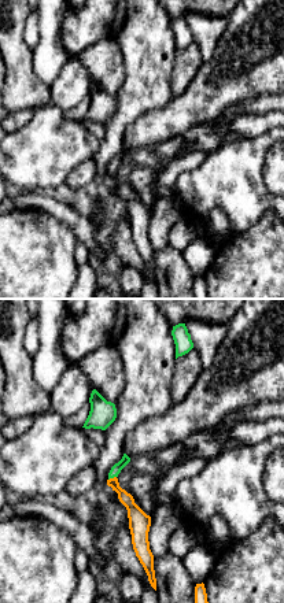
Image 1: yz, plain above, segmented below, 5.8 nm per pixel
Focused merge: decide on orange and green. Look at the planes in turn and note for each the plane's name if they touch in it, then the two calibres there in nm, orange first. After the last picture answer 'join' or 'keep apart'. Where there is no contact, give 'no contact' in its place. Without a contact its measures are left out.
yz | 90/60 nm

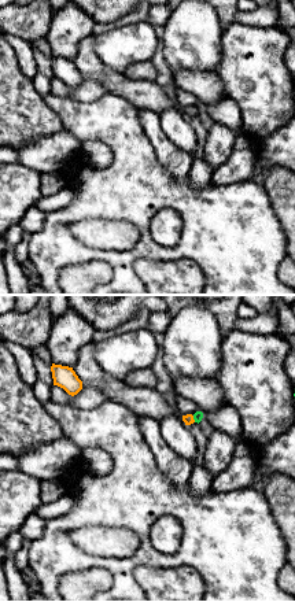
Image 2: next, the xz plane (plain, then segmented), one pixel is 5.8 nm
xz | 60/60 nm

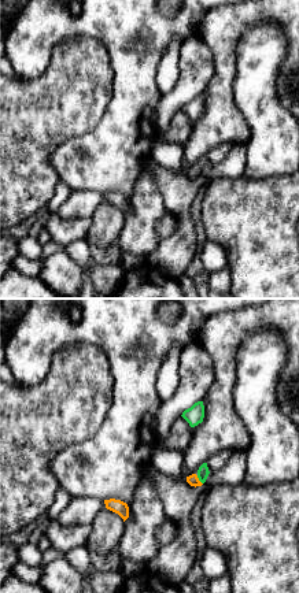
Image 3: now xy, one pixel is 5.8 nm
xy | 70/70 nm

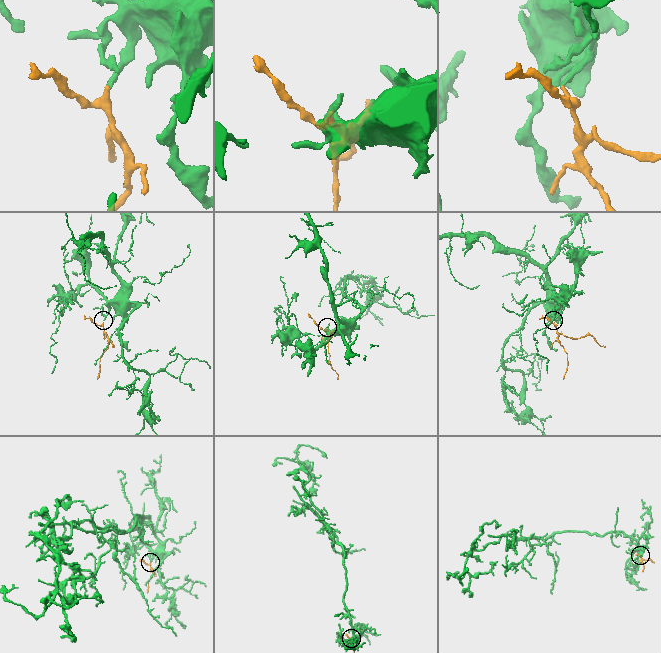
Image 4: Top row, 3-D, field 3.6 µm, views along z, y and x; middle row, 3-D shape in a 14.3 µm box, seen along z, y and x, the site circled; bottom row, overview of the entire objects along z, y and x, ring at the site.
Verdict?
join

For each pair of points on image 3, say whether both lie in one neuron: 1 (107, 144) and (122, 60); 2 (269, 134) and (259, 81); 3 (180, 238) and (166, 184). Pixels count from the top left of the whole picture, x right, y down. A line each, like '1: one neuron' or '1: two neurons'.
1: one neuron
2: one neuron
3: one neuron

